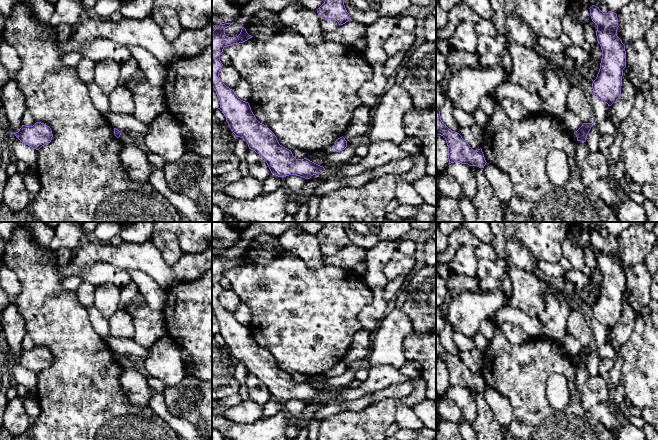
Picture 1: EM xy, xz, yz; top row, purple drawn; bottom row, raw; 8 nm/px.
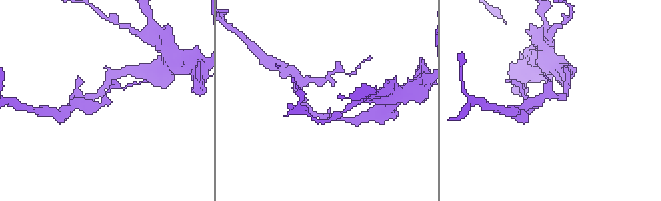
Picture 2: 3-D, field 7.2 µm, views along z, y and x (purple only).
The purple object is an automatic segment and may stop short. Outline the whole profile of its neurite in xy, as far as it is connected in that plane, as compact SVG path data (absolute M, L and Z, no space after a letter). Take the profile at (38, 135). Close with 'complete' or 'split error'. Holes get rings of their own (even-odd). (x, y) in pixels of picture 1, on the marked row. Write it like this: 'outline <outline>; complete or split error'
outline M36 122L33 126L22 125L18 132L11 132L12 134L22 143L36 150L50 143L53 137L51 128L41 122Z; complete

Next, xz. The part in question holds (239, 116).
outline M220 23L212 31L212 87L219 97L219 109L226 117L231 131L236 137L243 138L249 149L259 154L267 163L271 173L278 177L296 175L310 179L313 175L326 172L323 166L307 158L296 159L291 150L280 145L275 134L256 119L249 103L241 100L234 90L221 81L219 72L223 64L220 61L220 55L223 49L226 46L243 43L253 37L244 27L238 36L226 36L225 29L233 23Z; complete

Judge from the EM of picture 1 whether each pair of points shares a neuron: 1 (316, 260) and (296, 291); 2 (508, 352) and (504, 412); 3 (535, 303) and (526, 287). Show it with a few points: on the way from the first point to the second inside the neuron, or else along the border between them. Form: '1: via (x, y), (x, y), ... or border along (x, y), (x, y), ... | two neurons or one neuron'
1: border along (291, 254), (311, 267), (320, 267), (324, 264) | two neurons
2: border along (487, 385), (507, 399), (512, 408), (511, 420) | two neurons
3: via (531, 299), (527, 295), (527, 291) | one neuron

